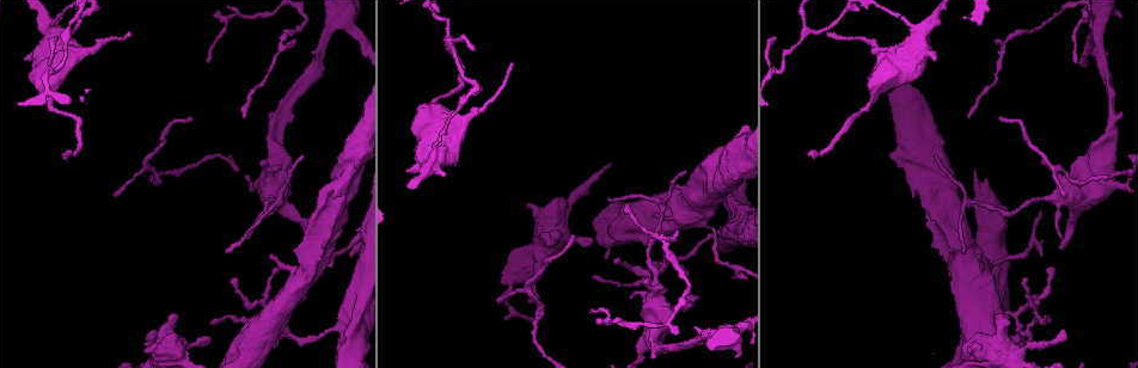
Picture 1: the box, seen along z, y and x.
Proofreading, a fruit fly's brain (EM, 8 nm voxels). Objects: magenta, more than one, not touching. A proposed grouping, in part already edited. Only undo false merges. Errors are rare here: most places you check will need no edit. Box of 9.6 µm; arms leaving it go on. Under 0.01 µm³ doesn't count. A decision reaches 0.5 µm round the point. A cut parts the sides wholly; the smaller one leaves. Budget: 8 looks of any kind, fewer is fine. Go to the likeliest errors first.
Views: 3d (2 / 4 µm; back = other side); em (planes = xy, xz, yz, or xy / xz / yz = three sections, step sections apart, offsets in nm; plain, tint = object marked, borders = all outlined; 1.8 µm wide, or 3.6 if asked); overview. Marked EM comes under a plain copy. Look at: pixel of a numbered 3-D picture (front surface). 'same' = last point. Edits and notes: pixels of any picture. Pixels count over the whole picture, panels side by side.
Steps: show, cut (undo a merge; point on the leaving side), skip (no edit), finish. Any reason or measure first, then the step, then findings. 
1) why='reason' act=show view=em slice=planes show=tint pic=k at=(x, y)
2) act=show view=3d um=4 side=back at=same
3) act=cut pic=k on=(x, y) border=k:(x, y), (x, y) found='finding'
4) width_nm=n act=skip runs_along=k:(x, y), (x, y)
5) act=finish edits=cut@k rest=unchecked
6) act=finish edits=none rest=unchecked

why='sudden change in width' act=show view=3d um=4 pic=1 at=(1027, 332)

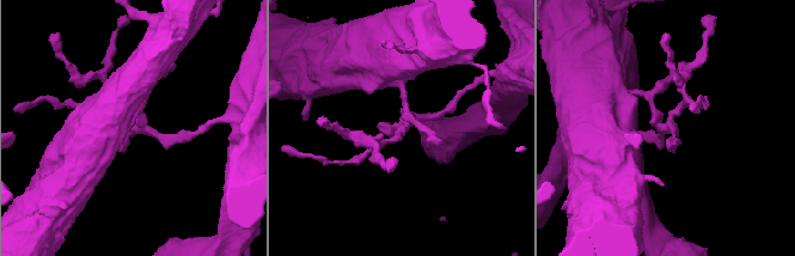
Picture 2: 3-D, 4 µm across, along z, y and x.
act=show view=em slice=yz step=16 show=tint pic=2 at=(137, 123)

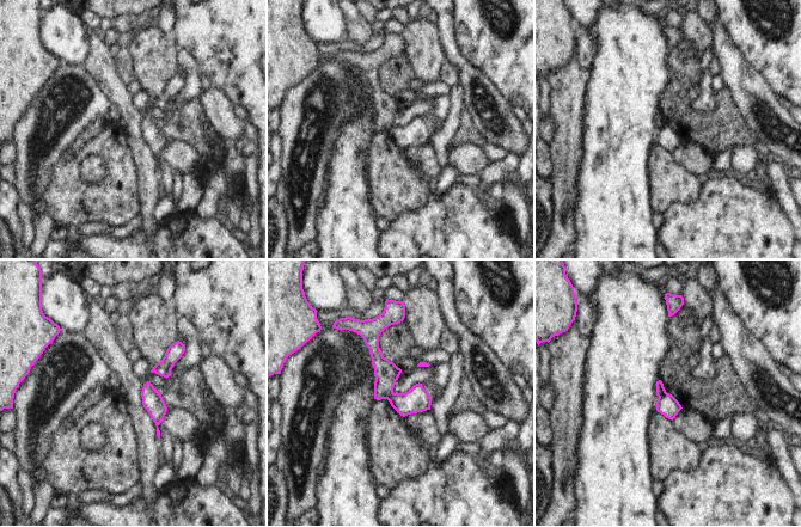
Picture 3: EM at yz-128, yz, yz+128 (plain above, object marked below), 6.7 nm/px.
act=cut pic=3 on=(667, 405) border=3:(666, 392), (659, 397) found='two neurons meet here'

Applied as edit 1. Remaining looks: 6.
why='redraw' act=show view=overview

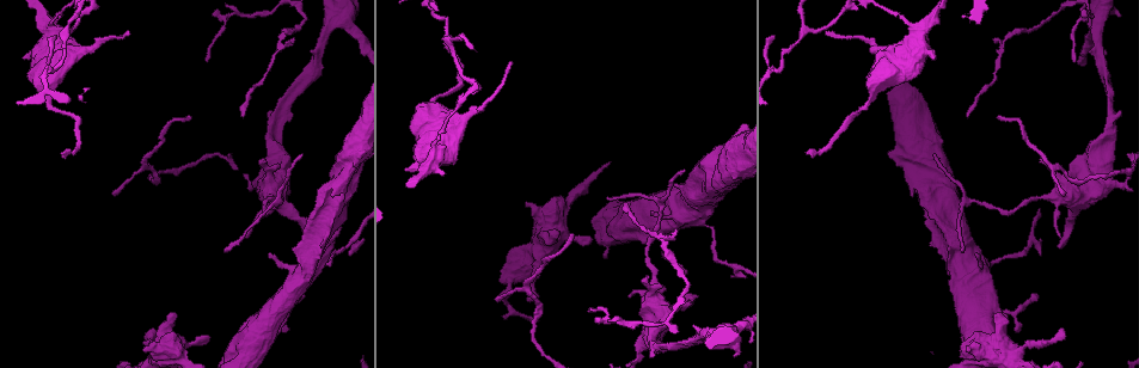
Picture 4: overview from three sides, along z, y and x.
why='two arms at a narrow angle' act=show view=em slice=planes show=tint pic=4 at=(1076, 198)

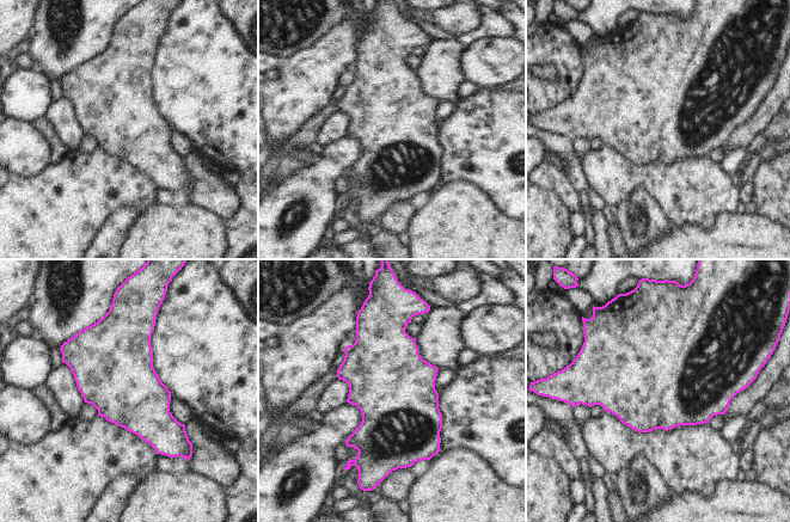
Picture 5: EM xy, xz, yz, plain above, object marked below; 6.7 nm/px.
width_nm=500 act=skip found='continuous, no second neuron'

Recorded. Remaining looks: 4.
why='a fork' act=show view=em slice=planes show=tint pic=4 at=(70, 33)

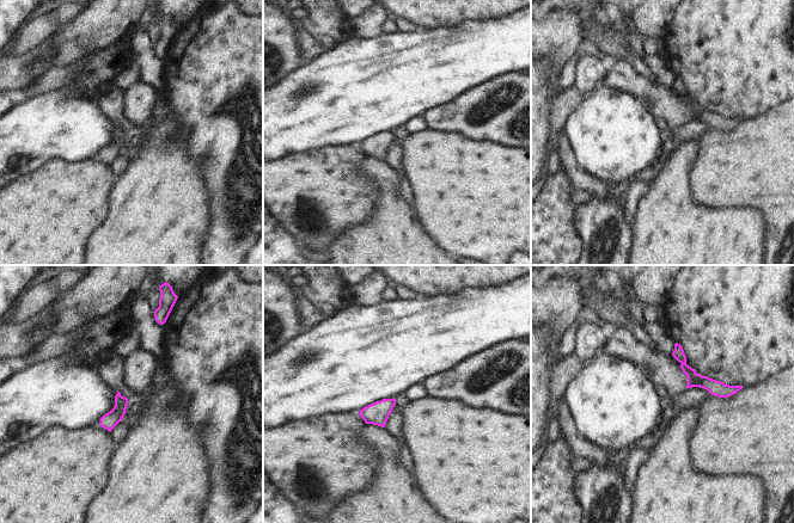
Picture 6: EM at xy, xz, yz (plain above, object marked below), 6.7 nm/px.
width_nm=100 act=cut pic=6 on=(694, 380) found='two neurons meet here'

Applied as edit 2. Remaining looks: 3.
act=finish edits=cut@3,cut@6 rest=unchecked

